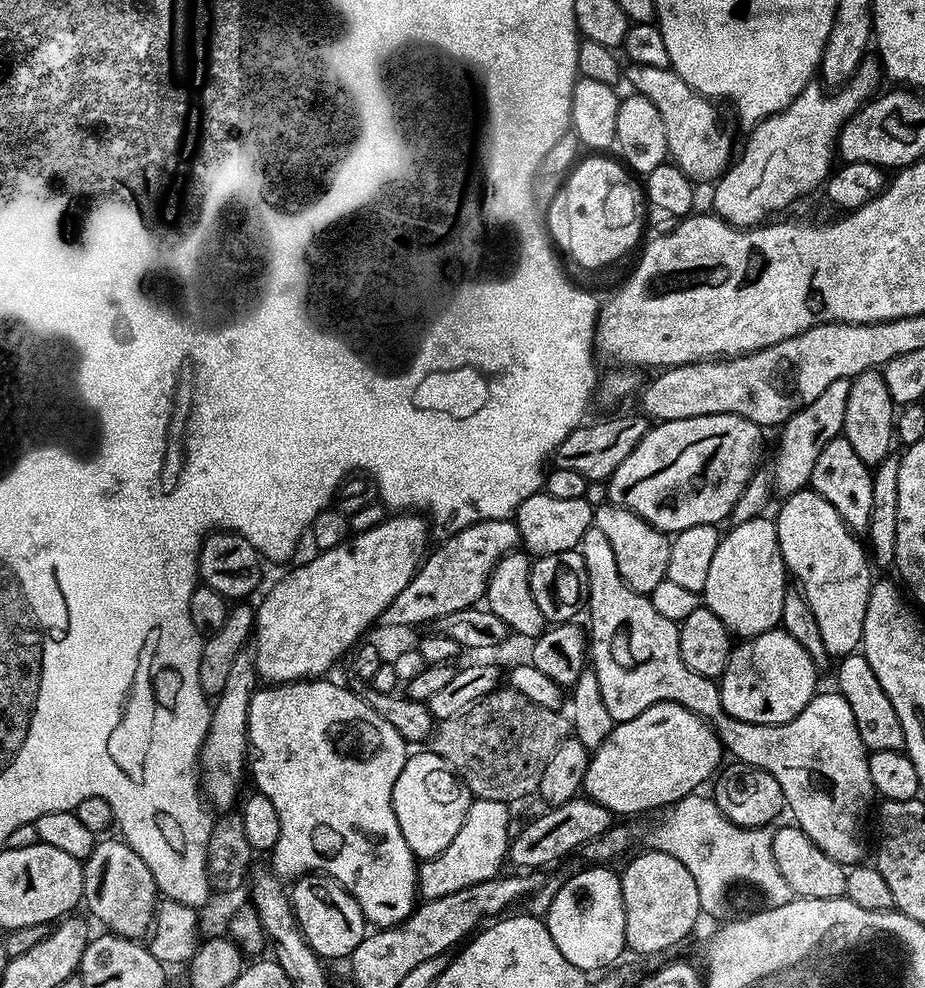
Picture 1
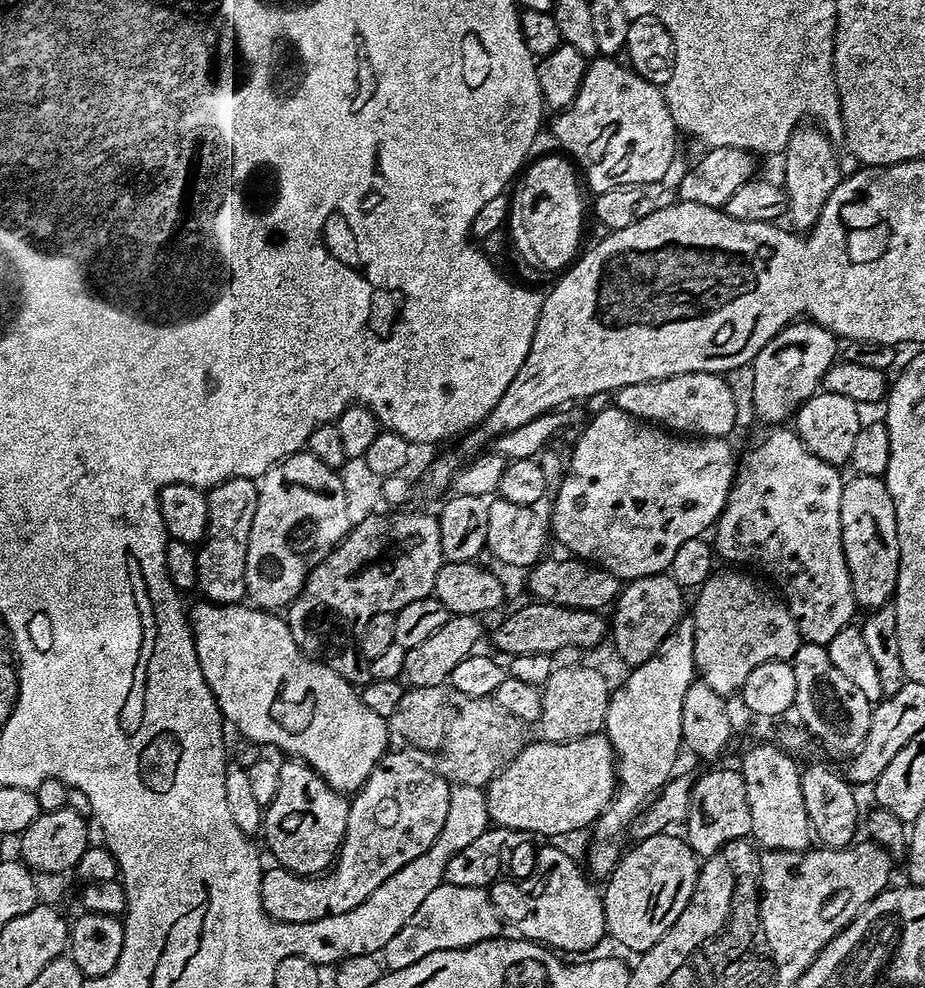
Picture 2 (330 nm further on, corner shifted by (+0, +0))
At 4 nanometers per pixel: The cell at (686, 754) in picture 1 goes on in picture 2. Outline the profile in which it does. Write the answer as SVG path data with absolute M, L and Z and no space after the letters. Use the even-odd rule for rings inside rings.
M607 735L587 736L574 742L546 742L537 739L525 744L523 750L488 781L488 815L491 823L501 828L516 828L519 832L535 834L537 837L564 836L587 824L588 827L595 825L611 802L617 783L616 758Z

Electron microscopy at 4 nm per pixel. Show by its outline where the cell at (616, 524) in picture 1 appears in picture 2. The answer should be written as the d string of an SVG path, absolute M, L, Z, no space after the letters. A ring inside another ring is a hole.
M659 572L646 578L629 580L620 589L616 597L614 611L610 616L610 644L616 647L616 652L628 663L635 666L646 662L658 650L658 646L674 630L680 620L685 619L684 612L685 589L674 582L671 574Z

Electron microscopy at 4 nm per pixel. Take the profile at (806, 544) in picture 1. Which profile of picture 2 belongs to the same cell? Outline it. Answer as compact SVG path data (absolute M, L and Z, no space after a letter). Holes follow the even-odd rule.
M772 426L765 432L768 433L744 457L739 457L728 500L716 519L710 540L719 559L721 556L729 560L732 566L753 564L776 580L779 595L796 620L801 641L827 646L838 630L853 623L852 615L858 612L842 550L840 507L844 480L836 473L839 472L837 465L822 462L822 458L810 454L791 427Z

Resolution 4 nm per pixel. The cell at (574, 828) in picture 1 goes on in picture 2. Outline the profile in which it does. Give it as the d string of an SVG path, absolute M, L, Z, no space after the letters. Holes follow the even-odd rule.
M490 826L470 846L458 850L450 862L446 862L444 883L454 886L480 887L491 889L500 880L525 880L534 870L538 855L537 845L532 845L533 837L516 828Z

